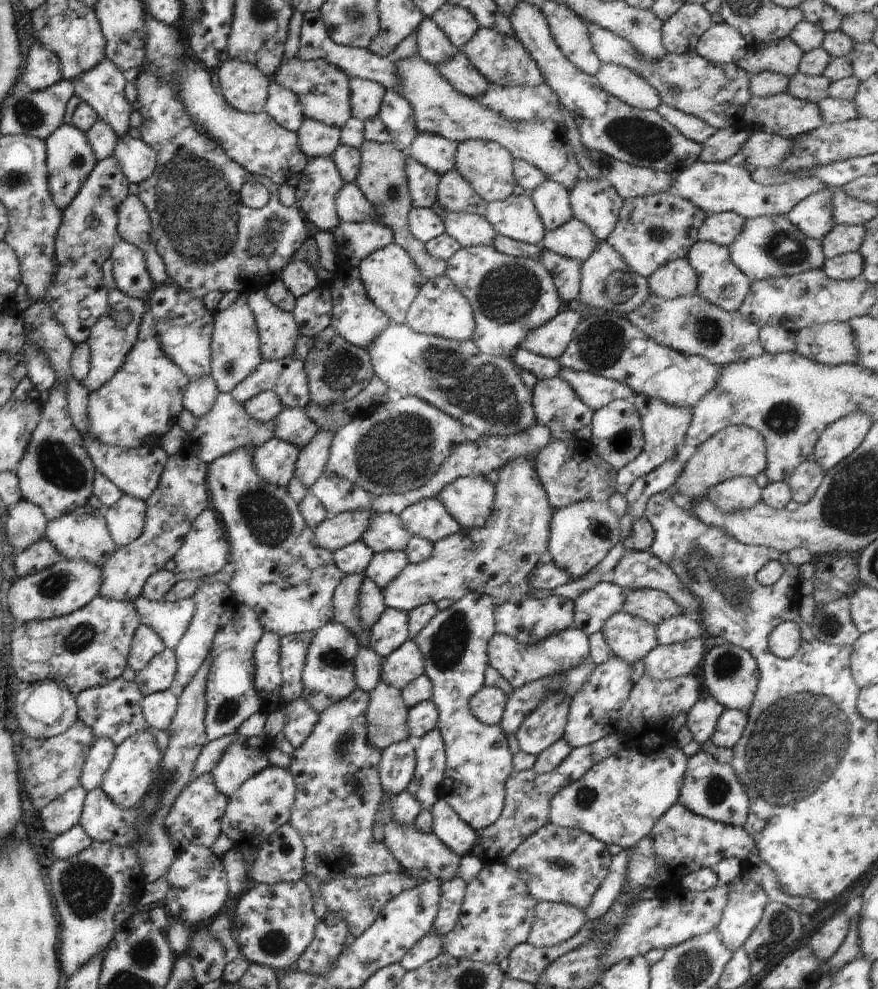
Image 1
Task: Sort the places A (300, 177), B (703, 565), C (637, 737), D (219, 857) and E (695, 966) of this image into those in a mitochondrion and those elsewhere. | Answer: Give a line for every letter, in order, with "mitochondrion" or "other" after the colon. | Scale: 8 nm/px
A: other
B: mitochondrion
C: other
D: other
E: mitochondrion

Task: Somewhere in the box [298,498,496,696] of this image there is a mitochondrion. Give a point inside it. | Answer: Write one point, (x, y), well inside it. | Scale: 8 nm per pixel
(449, 644)

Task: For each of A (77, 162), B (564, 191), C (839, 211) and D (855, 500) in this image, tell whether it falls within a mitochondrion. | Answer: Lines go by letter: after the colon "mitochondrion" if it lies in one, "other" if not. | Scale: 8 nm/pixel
A: mitochondrion
B: other
C: other
D: mitochondrion

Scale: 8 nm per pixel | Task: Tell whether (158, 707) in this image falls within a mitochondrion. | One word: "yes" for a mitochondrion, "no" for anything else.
no

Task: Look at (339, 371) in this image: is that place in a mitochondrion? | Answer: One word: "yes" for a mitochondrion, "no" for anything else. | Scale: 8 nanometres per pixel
yes

